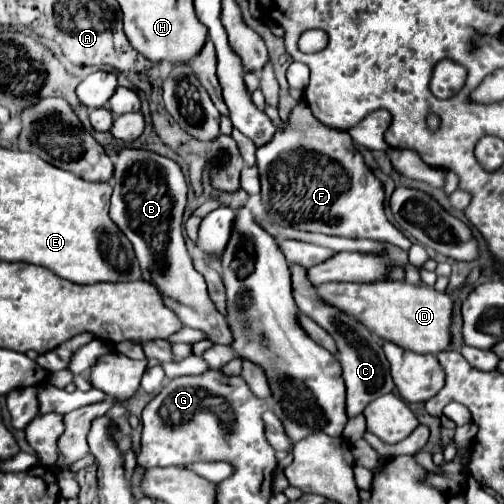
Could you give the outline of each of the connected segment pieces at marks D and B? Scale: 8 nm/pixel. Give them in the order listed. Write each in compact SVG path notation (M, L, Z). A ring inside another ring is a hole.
M377 280L377 284L353 284L353 282L325 282L317 286L321 298L341 312L349 312L353 320L365 324L375 336L385 342L399 344L399 348L417 354L439 354L449 344L449 324L453 298L445 292L437 292L429 286L413 286L409 282Z
M121 150L119 152L117 164L115 164L115 174L113 174L113 196L111 196L109 216L117 224L117 228L133 244L135 256L137 256L139 266L141 266L143 280L149 280L153 286L159 288L159 292L163 294L165 306L169 310L177 312L183 326L205 332L207 340L211 340L213 344L231 344L233 338L231 338L229 326L225 324L225 316L219 314L217 308L213 306L213 302L209 300L205 280L193 268L191 256L189 256L185 240L183 240L183 210L185 210L185 204L187 204L187 182L185 182L185 176L183 176L177 162L173 162L169 158L163 158L159 154L147 152L147 150Z

